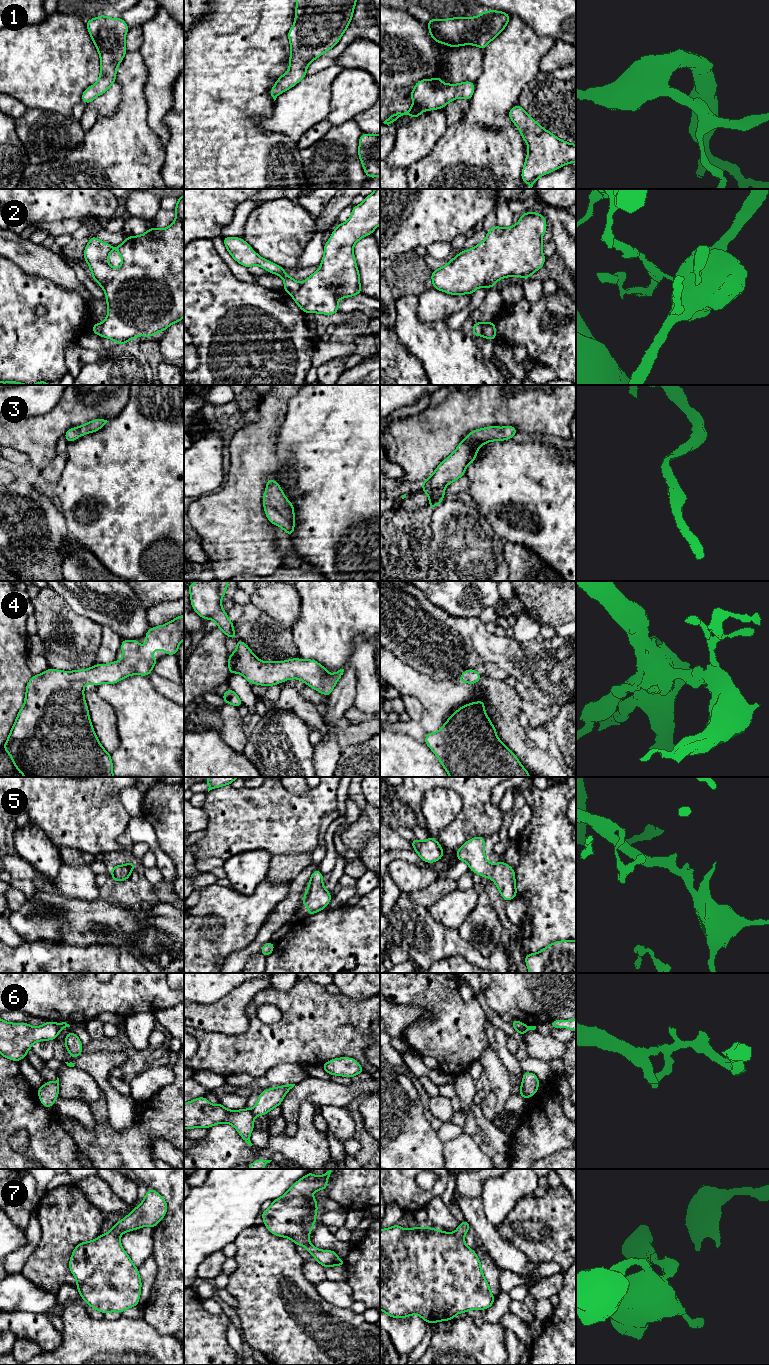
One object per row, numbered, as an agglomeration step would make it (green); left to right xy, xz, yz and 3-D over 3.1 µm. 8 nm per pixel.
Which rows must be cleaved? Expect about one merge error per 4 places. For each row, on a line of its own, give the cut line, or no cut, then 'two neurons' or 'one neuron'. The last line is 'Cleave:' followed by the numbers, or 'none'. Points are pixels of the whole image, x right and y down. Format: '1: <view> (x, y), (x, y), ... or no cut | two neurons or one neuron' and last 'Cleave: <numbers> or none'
1: no cut | one neuron
2: xz (301, 283), (301, 286), (292, 296) | two neurons
3: no cut | one neuron
4: no cut | one neuron
5: no cut | one neuron
6: xy (55, 1023), (58, 1031) | two neurons
7: no cut | one neuron
Cleave: 2, 6

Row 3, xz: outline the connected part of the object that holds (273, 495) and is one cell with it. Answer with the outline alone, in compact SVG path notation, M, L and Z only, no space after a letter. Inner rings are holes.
M268 479L263 497L263 508L268 520L281 527L289 536L294 533L294 506L286 499L280 485L274 479Z

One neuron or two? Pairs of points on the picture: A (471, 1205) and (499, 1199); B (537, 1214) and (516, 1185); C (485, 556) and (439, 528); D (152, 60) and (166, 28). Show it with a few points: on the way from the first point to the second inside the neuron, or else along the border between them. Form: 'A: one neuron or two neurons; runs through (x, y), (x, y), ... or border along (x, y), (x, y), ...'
A: two neurons; border along (480, 1197), (483, 1213), (491, 1225)
B: two neurons; border along (532, 1195), (521, 1197), (509, 1214)
C: one neuron; runs through (481, 541), (465, 523), (454, 523)
D: one neuron; runs through (160, 52), (164, 48), (164, 36)

